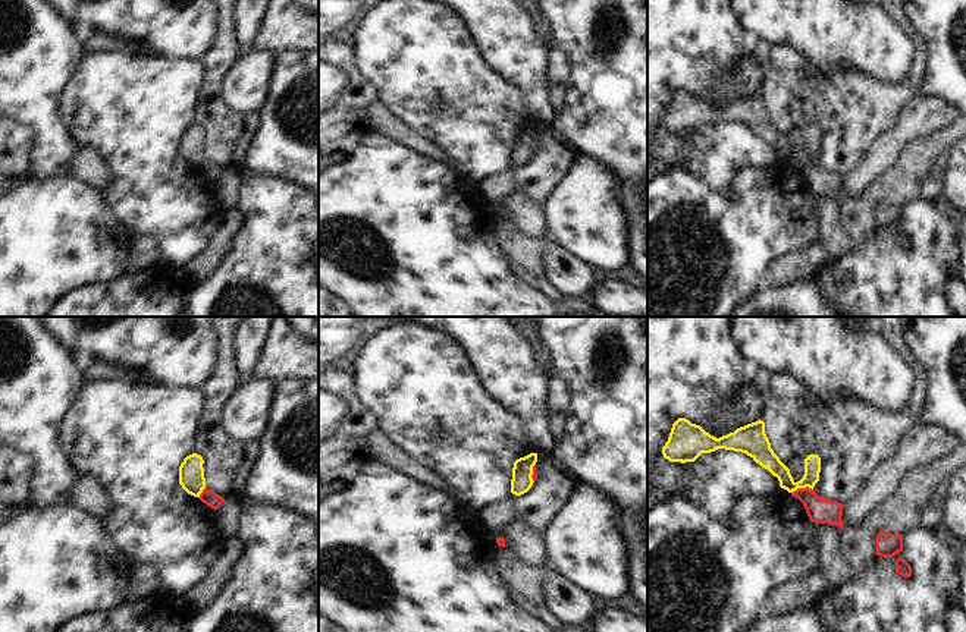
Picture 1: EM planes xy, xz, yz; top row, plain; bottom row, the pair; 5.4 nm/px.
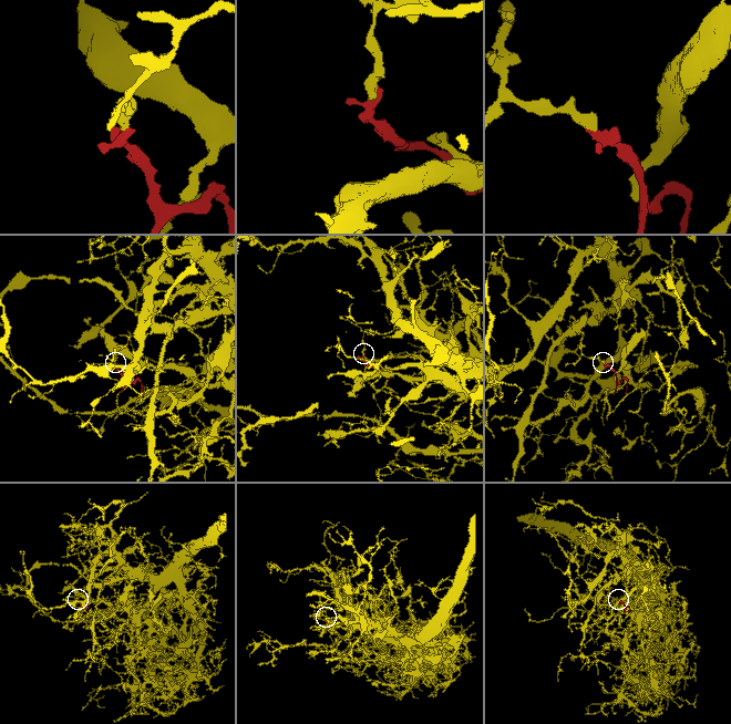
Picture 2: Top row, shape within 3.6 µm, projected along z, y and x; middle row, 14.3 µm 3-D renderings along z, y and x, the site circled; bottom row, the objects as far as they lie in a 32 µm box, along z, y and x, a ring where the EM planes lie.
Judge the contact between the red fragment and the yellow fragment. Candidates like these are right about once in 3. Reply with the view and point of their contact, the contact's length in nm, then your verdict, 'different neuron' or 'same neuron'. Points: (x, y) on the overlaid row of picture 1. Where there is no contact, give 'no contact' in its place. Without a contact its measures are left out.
contact yz (802, 489); length 120 nm; different neuron

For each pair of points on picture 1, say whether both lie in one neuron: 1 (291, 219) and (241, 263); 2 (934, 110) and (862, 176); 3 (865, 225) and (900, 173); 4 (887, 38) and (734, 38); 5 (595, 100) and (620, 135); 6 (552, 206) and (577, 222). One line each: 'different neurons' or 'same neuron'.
1: same neuron
2: same neuron
3: same neuron
4: different neurons
5: same neuron
6: same neuron

